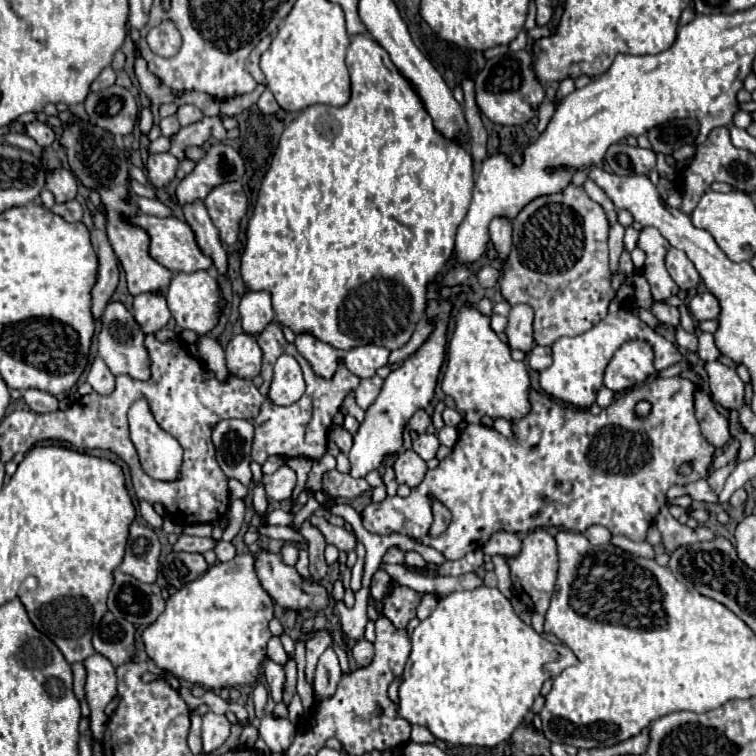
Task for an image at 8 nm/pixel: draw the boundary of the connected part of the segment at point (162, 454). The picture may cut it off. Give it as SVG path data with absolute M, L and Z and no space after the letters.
M145 400L131 406L129 426L143 470L155 480L175 480L183 458L181 446L173 436L159 428Z

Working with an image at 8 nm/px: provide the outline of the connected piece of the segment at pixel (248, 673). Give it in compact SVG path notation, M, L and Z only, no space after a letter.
M239 554L229 562L215 562L213 568L209 568L197 580L189 582L185 588L171 594L163 614L143 630L141 640L147 656L159 668L177 676L179 680L187 680L191 684L199 684L213 690L231 686L249 686L257 680L259 668L267 656L265 646L267 640L271 638L267 624L271 618L273 618L273 600L257 580L253 568L253 556Z

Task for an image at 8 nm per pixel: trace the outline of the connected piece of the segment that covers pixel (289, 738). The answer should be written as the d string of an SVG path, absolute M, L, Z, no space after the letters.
M263 714L261 724L259 724L259 738L267 744L267 748L271 752L285 754L285 750L293 742L295 730L297 730L297 726L291 720L279 718L273 714Z

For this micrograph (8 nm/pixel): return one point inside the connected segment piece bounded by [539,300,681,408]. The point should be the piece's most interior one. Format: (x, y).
(576, 374)

